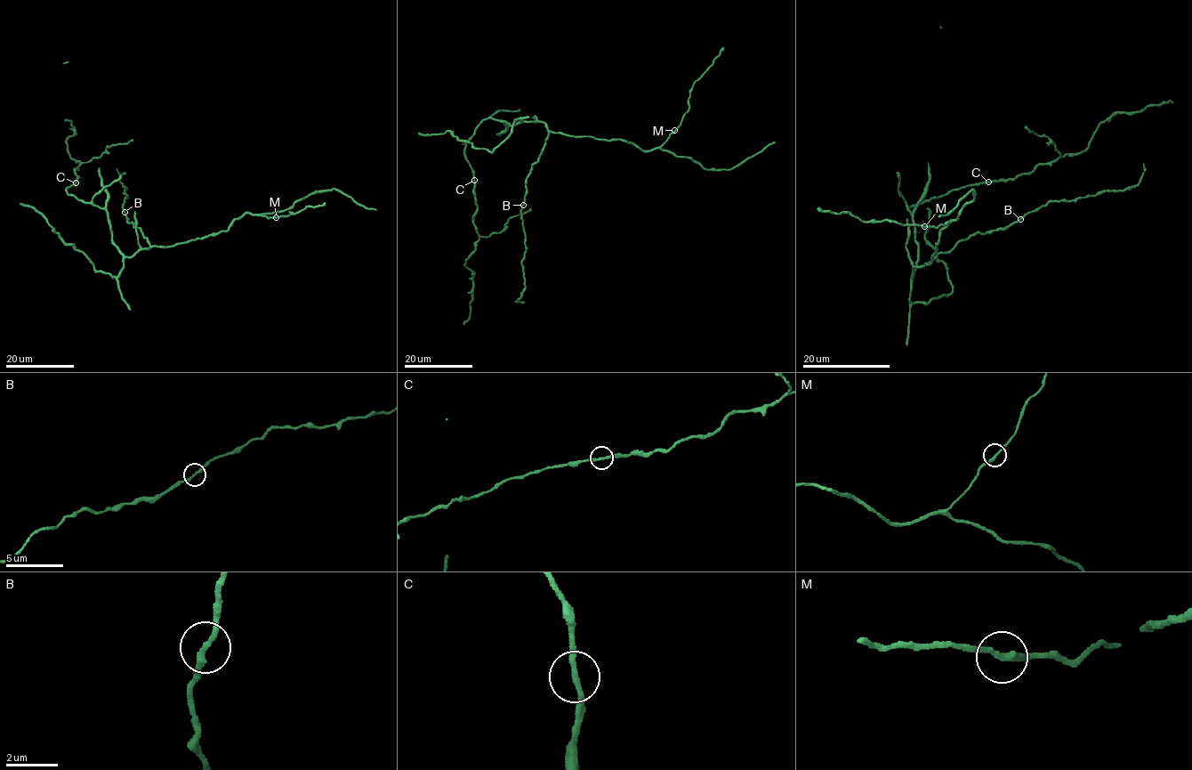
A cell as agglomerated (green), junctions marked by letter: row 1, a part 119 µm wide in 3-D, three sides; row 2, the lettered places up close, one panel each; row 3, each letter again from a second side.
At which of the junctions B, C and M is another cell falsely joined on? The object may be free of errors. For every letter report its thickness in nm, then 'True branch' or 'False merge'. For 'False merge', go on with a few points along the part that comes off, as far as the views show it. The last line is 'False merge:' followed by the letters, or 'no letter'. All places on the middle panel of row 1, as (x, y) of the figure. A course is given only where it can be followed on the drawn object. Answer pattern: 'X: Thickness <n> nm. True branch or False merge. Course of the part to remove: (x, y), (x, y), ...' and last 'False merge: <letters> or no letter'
B: Thickness 240 nm. True branch
C: Thickness 240 nm. True branch
M: Thickness 240 nm. True branch
False merge: no letter

